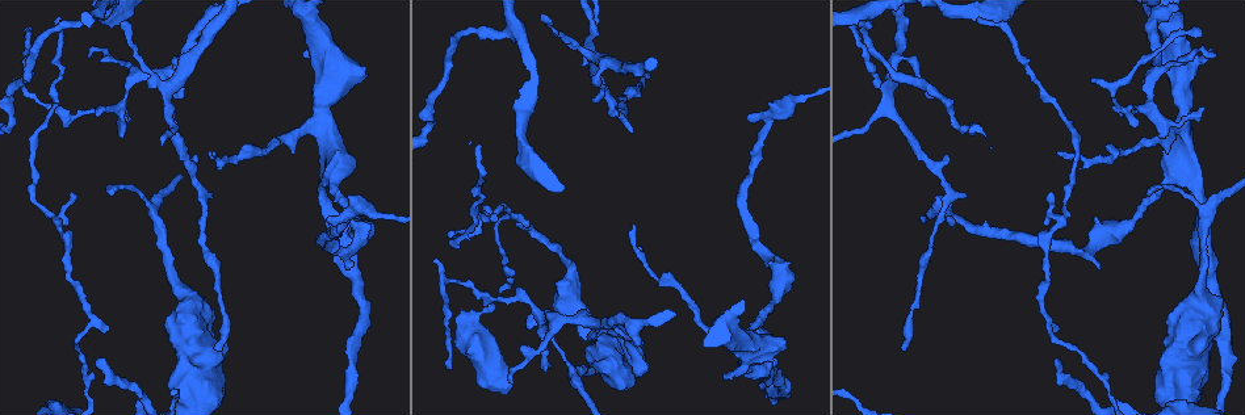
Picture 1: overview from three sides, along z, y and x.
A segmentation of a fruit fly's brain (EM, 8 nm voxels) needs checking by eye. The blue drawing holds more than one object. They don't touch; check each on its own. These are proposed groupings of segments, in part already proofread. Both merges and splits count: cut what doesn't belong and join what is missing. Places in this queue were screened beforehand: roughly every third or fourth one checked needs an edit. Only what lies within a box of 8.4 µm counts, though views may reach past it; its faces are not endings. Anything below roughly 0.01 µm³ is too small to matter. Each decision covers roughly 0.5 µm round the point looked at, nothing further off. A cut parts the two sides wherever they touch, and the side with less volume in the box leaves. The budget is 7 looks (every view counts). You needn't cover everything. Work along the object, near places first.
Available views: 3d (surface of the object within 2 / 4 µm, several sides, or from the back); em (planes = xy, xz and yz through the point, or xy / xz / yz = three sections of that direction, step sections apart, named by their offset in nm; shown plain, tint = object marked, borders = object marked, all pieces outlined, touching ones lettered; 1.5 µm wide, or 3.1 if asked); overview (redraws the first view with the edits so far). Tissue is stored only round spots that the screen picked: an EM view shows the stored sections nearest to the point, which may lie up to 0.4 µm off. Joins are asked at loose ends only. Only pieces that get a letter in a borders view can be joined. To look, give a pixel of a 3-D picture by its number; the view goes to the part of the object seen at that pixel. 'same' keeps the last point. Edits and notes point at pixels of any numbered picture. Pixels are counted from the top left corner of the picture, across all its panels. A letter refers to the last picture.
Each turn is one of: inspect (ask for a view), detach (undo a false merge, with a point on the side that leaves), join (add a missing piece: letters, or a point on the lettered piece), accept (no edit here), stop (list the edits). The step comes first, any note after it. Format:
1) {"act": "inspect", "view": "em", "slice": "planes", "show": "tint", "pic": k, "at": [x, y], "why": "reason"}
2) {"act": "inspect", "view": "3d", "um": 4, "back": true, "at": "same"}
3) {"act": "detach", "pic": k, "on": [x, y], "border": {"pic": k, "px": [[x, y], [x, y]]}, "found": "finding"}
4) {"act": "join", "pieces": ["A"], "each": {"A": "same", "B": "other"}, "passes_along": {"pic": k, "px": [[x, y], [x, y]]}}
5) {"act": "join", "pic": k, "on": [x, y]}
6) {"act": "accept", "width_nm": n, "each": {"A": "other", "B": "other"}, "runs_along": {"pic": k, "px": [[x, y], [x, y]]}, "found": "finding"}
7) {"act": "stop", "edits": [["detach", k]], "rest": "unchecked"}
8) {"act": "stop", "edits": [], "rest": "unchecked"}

{"act": "inspect", "view": "3d", "um": 4, "pic": 1, "at": [1051, 193], "why": "tapers out"}

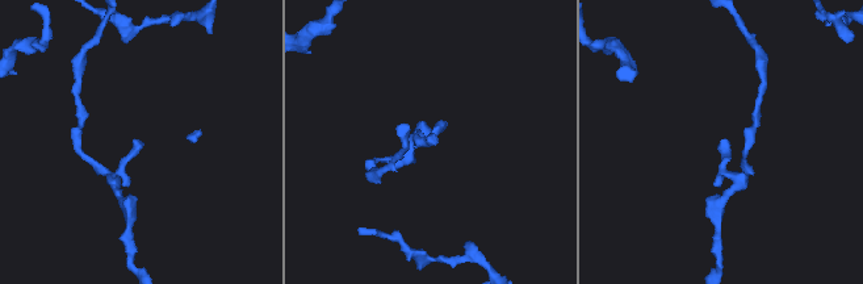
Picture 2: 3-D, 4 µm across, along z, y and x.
{"act": "inspect", "view": "em", "slice": "planes", "show": "borders", "pic": 2, "at": [427, 141], "why": "need the tissue"}

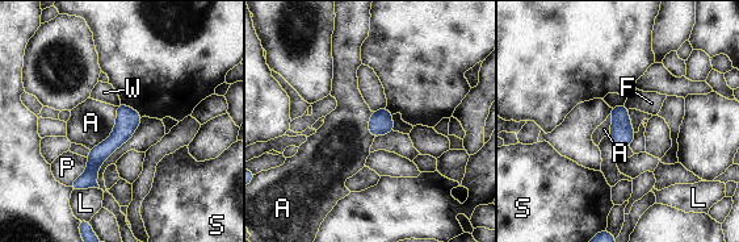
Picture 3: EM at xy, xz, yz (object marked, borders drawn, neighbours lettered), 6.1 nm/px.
{"act": "accept", "each": {"A": "other", "F": "other", "L": "other", "P": "other", "S": "other", "W": "other"}, "border": {"pic": 3, "px": [[117, 107], [113, 132], [89, 149]]}, "found": "no lettered piece goes on from it"}

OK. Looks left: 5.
{"act": "inspect", "view": "em", "slice": "planes", "show": "tint", "pic": 1, "at": [128, 113], "why": "free end"}

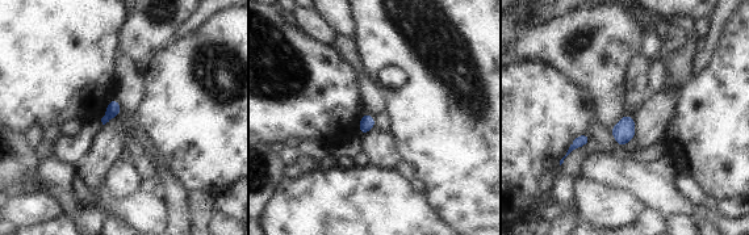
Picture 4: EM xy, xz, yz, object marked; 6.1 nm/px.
{"act": "inspect", "view": "em", "slice": "planes", "show": "borders", "at": "same"}

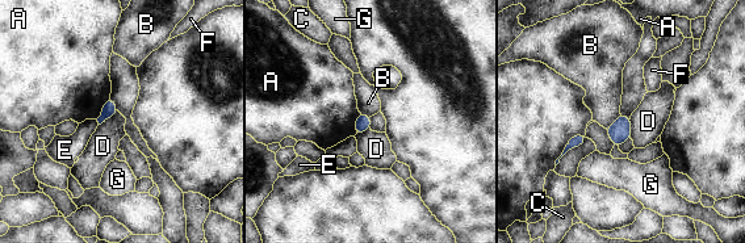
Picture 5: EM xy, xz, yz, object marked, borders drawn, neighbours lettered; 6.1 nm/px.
{"act": "accept", "each": {"A": "other", "B": "other", "C": "other", "D": "other", "E": "other", "F": "other", "G": "other"}, "border": {"pic": 5, "px": [[620, 114], [606, 129]]}, "found": "none of them fits"}

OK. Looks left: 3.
{"act": "inspect", "view": "em", "slice": "planes", "show": "borders", "pic": 1, "at": [451, 368], "why": "tapers out"}

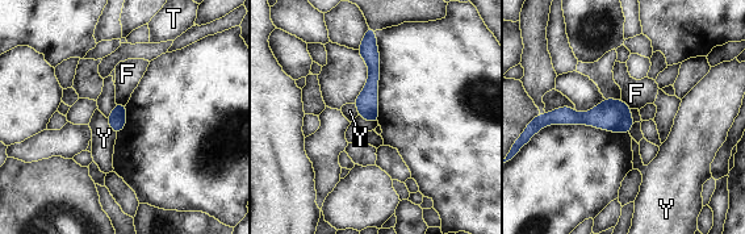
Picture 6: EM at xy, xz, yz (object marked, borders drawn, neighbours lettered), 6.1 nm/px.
{"act": "accept", "width_nm": 110, "each": {"F": "other", "T": "other", "Y": "other"}, "border": {"pic": 6, "px": [[116, 103], [125, 105]]}, "found": "none of them fits"}

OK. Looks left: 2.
{"act": "stop", "edits": [], "rest": "unchecked"}

